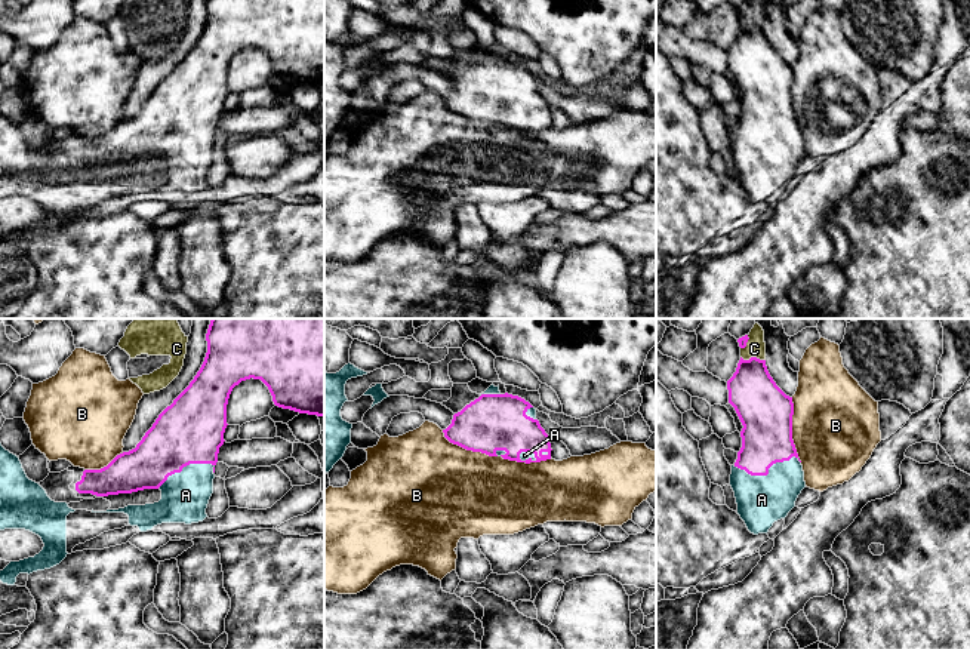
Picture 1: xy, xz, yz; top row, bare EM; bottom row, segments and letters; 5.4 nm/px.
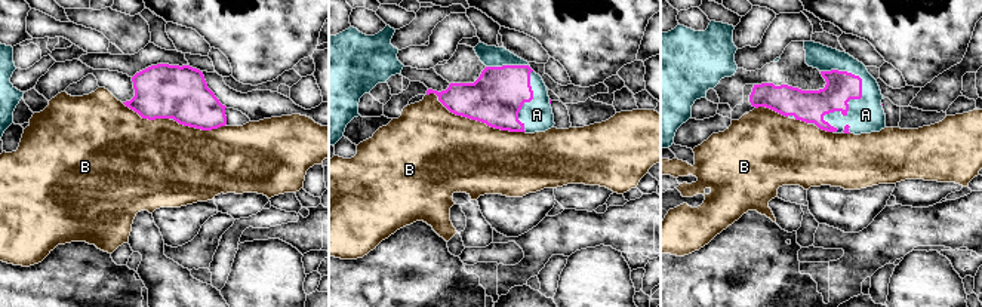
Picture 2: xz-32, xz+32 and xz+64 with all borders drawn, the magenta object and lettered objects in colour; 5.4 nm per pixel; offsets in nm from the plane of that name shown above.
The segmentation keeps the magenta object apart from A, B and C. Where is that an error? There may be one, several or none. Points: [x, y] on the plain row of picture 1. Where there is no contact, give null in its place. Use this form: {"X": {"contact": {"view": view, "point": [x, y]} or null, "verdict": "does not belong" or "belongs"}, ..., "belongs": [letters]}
{"A": {"contact": {"view": "yz", "point": [767, 141]}, "verdict": "belongs"}, "B": {"contact": {"view": "yz", "point": [791, 98]}, "verdict": "does not belong"}, "C": {"contact": {"view": "yz", "point": [753, 25]}, "verdict": "does not belong"}, "belongs": ["A"]}

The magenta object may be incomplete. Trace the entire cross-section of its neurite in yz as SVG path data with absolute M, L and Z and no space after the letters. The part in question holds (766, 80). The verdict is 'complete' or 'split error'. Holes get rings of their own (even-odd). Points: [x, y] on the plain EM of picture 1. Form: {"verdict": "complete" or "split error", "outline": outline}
{"verdict": "split error", "outline": "M740 25L736 40L727 49L729 71L743 96L742 116L732 133L730 154L737 182L754 203L767 202L775 190L785 187L806 156L804 139L792 108L792 65L786 64L770 44L766 28Z"}

